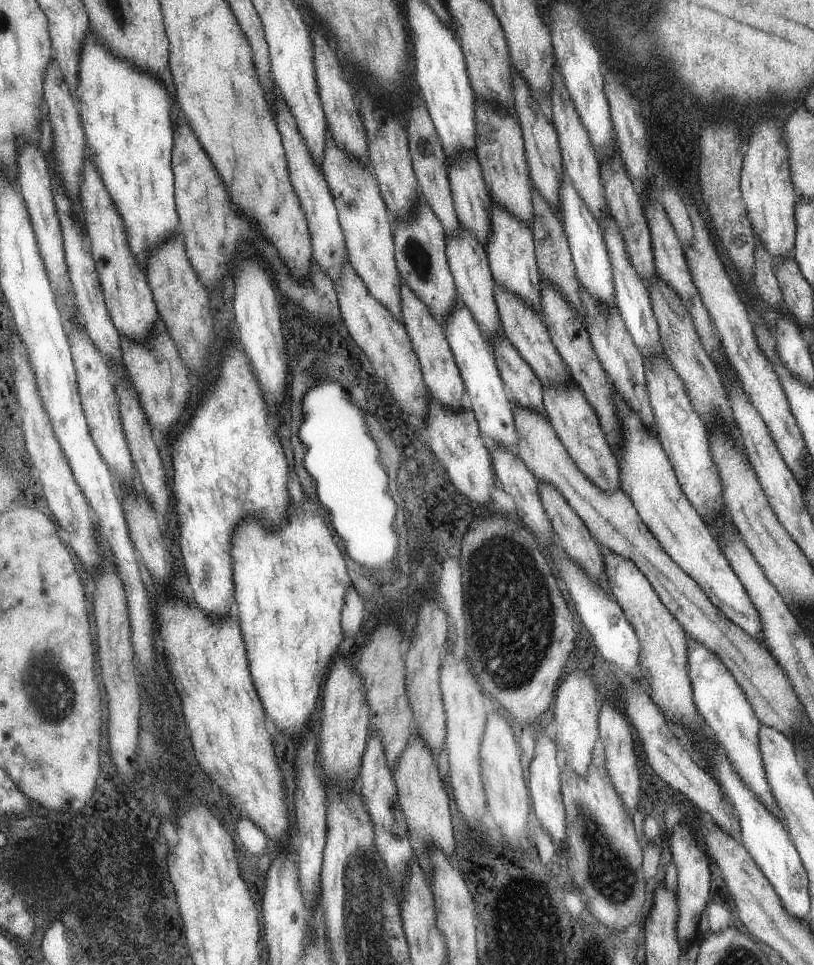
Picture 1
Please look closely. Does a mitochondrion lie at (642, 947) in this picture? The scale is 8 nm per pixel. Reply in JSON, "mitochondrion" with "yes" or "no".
{"mitochondrion":"no"}

